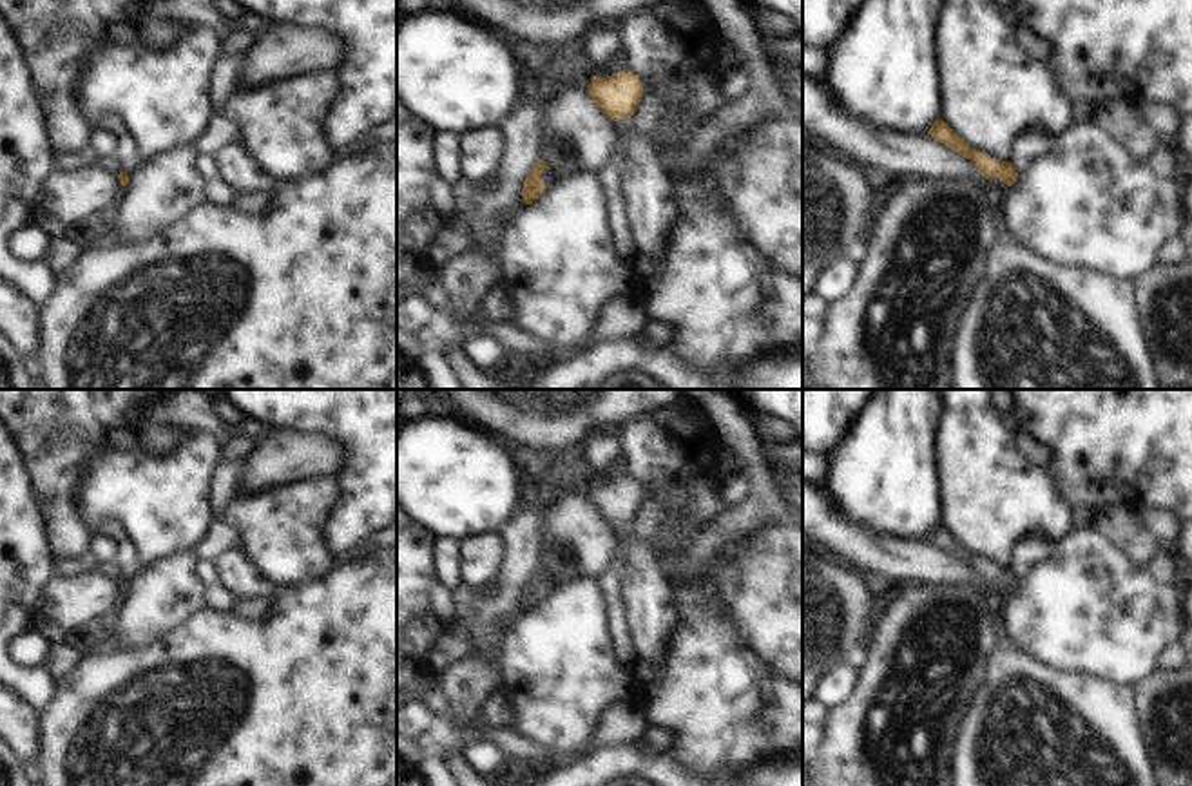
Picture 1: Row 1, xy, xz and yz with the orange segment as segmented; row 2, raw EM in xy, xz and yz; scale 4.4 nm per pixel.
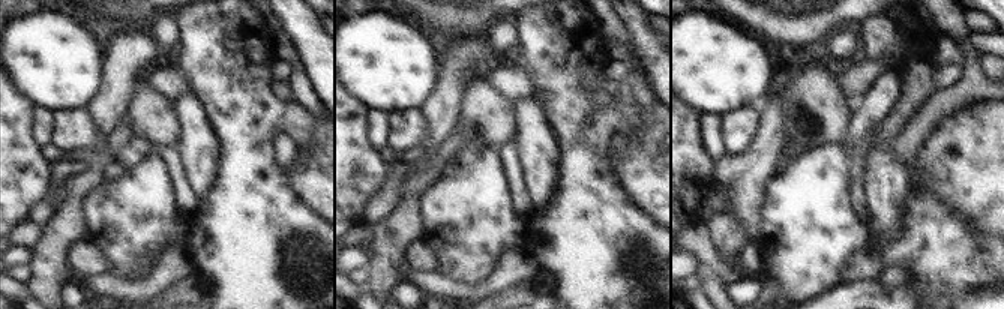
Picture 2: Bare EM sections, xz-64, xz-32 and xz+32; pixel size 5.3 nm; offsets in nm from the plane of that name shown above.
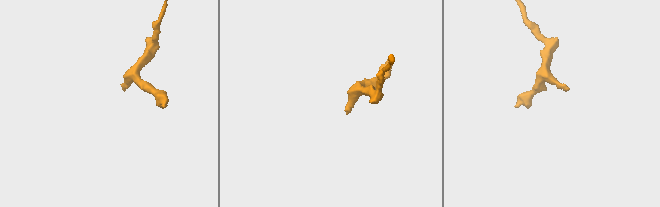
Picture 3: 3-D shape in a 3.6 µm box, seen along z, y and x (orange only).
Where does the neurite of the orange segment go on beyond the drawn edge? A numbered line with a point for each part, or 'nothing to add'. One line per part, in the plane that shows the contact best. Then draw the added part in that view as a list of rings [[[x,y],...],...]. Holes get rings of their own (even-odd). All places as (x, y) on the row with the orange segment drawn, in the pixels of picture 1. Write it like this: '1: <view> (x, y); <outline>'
1: xz (502, 218); [[[520,192],[516,205],[511,206],[511,208],[507,208],[507,210],[504,210],[504,212],[500,212],[500,214],[493,219],[493,223],[495,223],[496,226],[505,226],[507,221],[509,221],[509,217],[511,217],[511,214],[513,214],[514,210],[524,208],[524,205],[525,205],[525,203],[524,203],[524,196],[522,196],[522,192]]]

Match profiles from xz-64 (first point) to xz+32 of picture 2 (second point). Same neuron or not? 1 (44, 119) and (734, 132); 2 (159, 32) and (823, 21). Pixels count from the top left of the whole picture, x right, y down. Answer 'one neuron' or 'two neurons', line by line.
1: two neurons
2: two neurons

